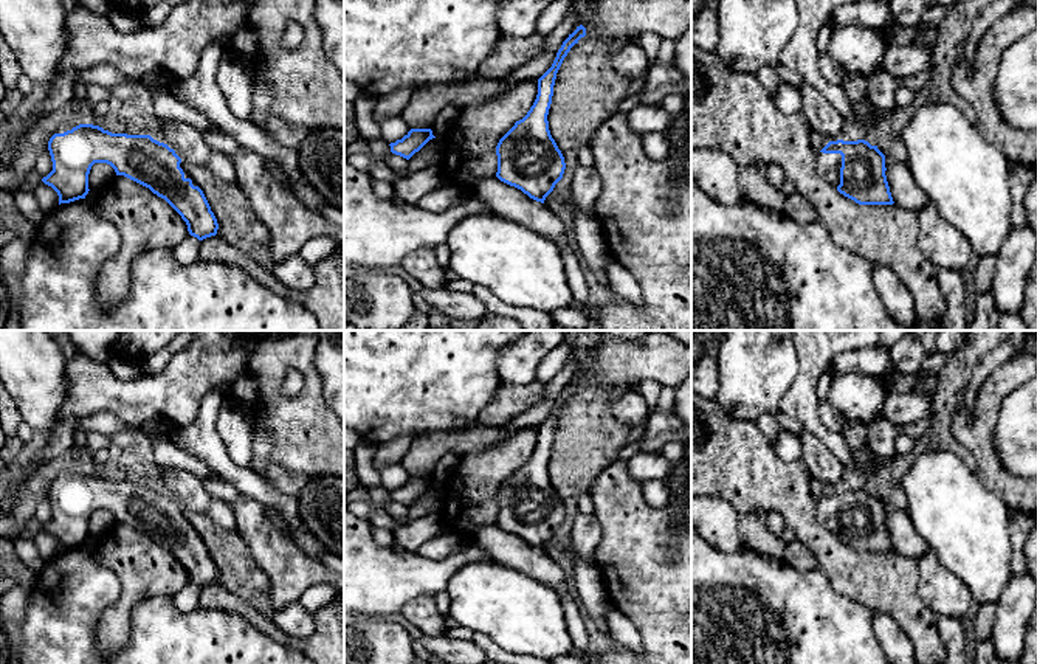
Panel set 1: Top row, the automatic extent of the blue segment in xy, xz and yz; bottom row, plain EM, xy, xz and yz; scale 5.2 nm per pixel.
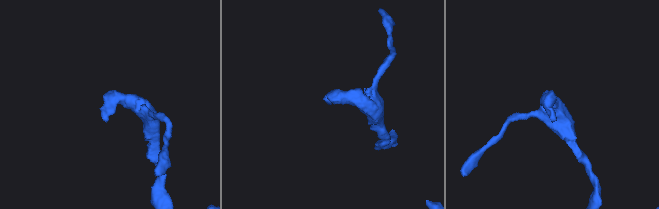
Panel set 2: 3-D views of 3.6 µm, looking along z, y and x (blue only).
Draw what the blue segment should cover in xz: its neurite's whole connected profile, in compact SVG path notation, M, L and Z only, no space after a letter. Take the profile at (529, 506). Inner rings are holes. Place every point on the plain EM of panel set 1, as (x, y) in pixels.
M583 372L569 382L552 414L538 427L533 453L496 493L496 524L541 551L563 526L566 517L564 504L550 482L547 469L556 420L570 396L584 383Z

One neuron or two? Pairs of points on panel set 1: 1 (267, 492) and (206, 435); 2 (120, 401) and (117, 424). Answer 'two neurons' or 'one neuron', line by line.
1: one neuron
2: two neurons

